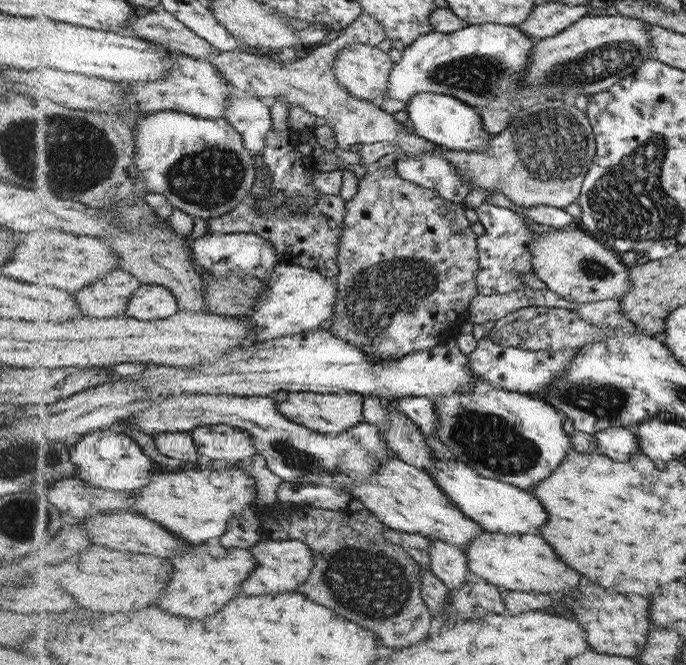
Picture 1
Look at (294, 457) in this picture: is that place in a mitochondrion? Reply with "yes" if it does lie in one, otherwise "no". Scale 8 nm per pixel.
yes

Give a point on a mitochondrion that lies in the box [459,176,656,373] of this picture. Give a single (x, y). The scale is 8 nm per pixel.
(591, 268)

